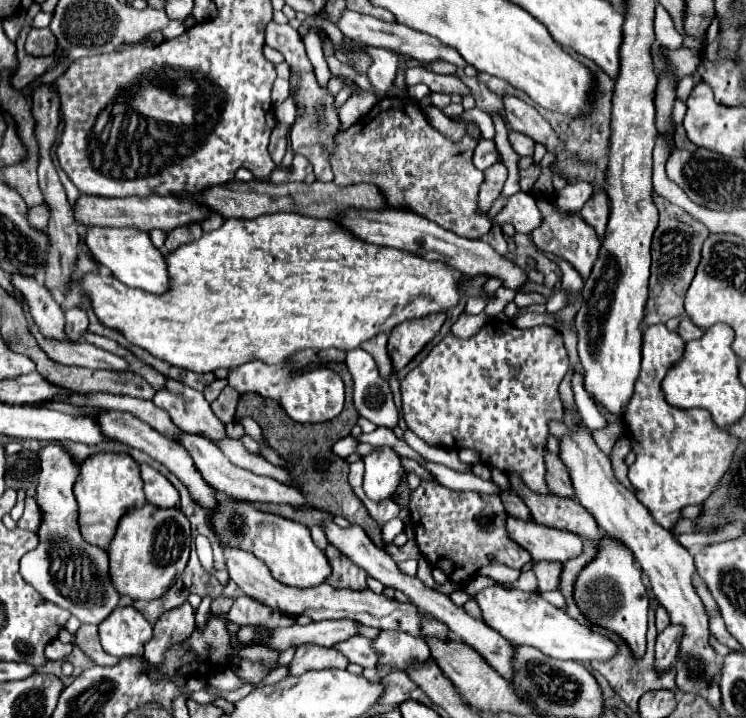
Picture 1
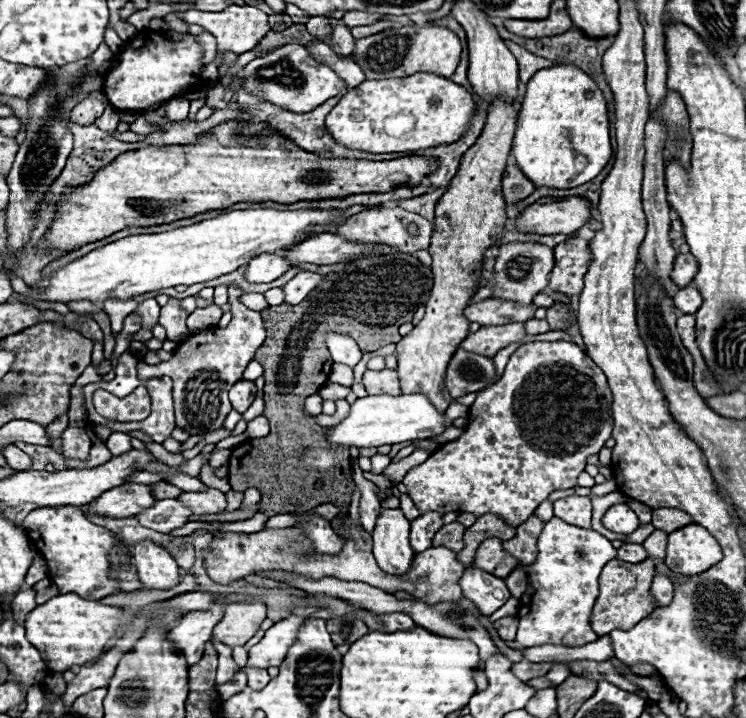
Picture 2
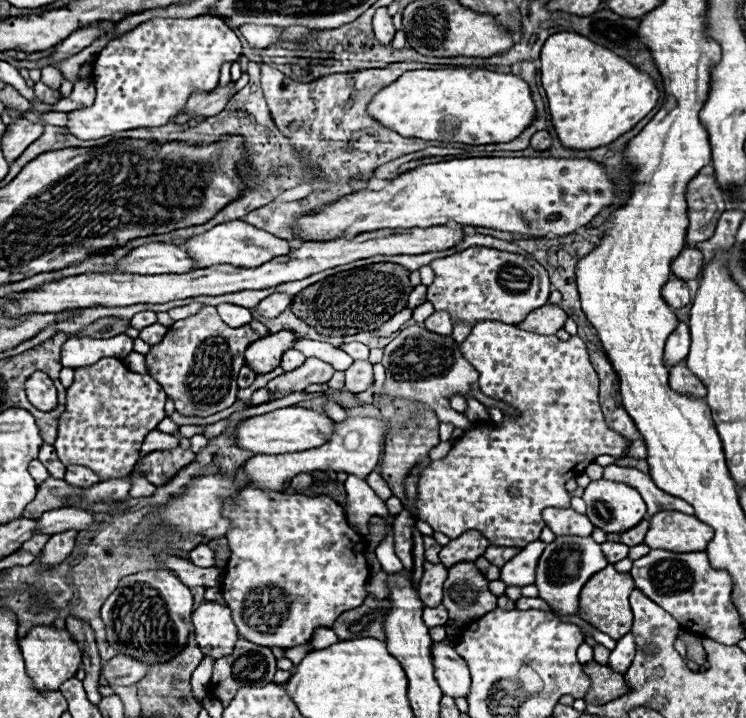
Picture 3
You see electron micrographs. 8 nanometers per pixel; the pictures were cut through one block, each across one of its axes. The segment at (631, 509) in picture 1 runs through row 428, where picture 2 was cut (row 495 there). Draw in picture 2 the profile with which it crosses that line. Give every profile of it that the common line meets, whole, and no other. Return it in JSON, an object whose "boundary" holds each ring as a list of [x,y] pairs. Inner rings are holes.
{"boundary":[[[568,496],[554,502],[554,516],[562,518],[564,522],[580,528],[590,528],[590,516],[592,516],[592,504],[590,496]]]}

